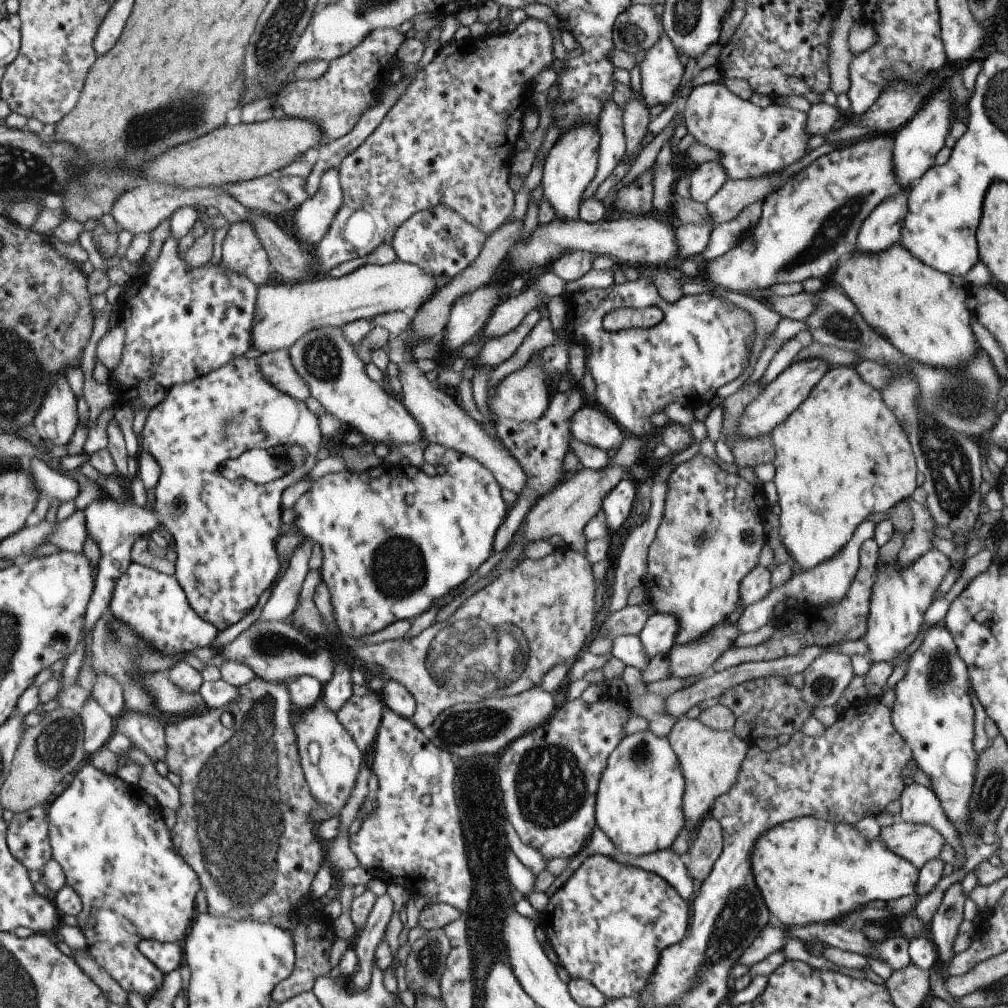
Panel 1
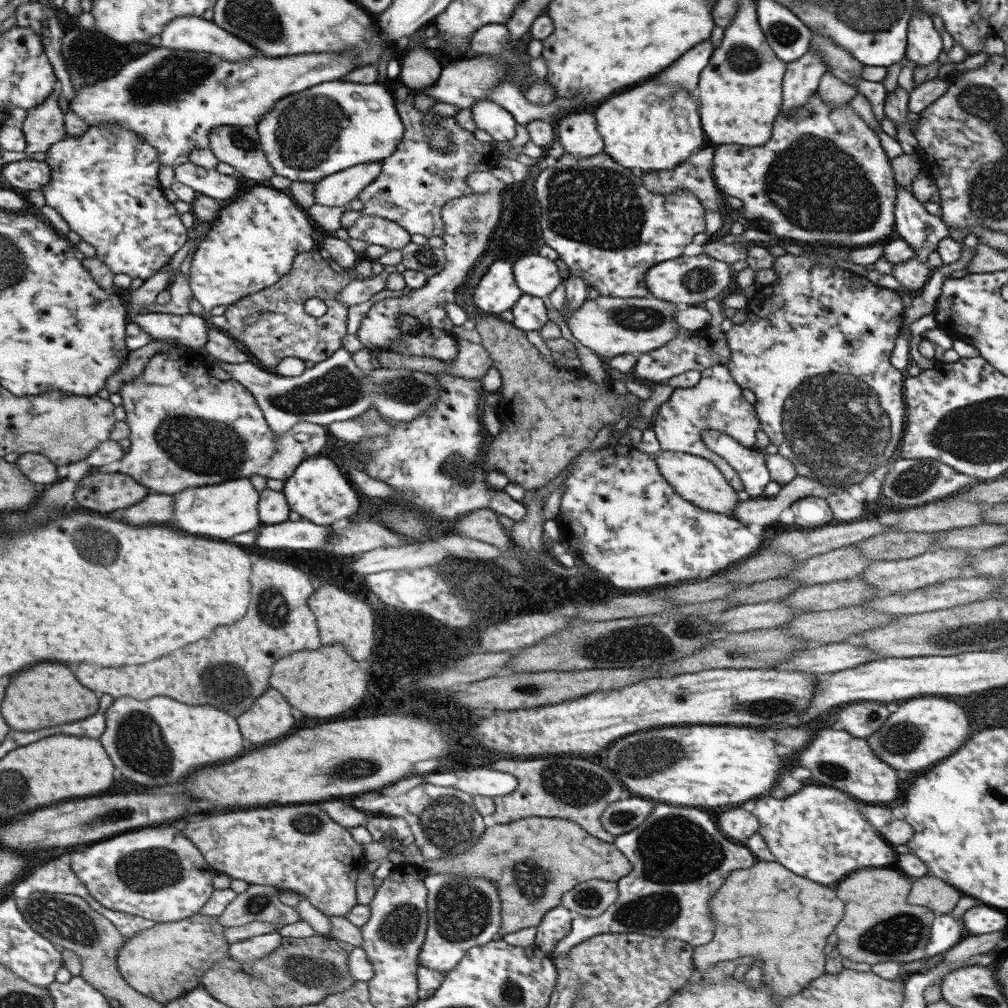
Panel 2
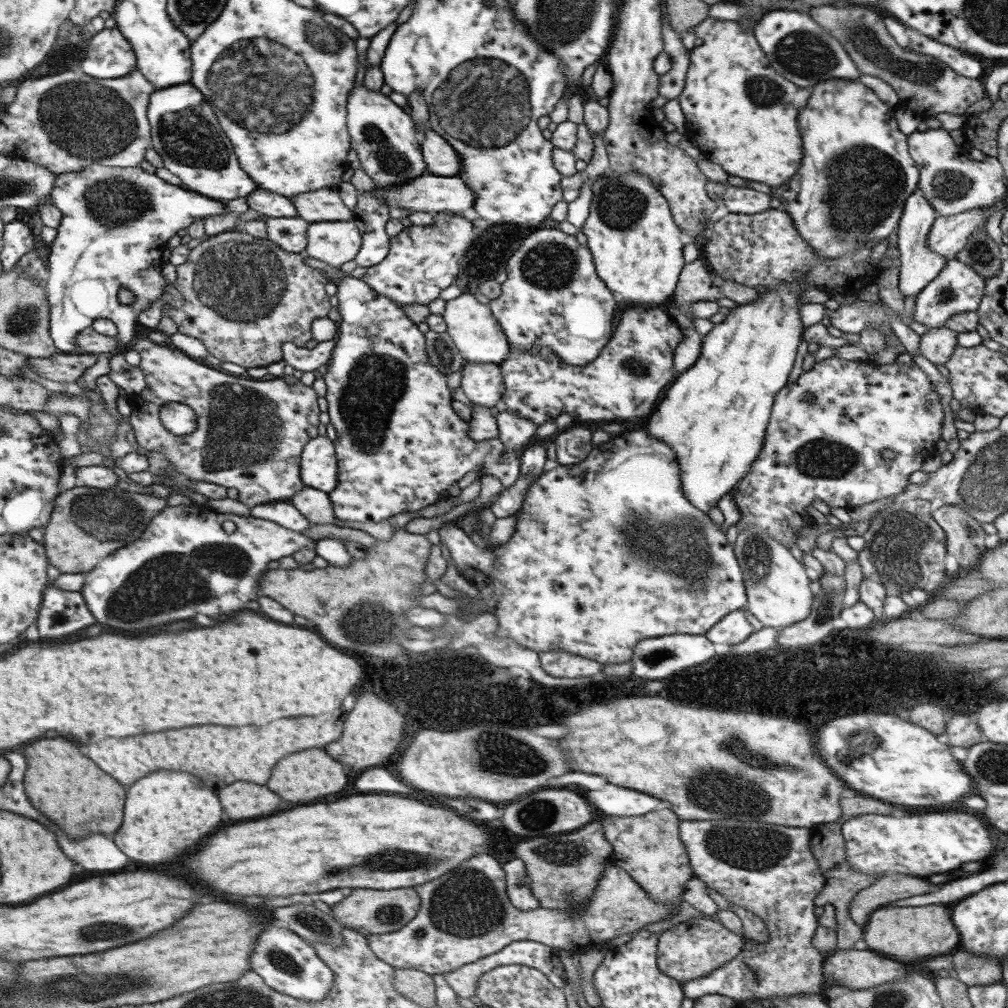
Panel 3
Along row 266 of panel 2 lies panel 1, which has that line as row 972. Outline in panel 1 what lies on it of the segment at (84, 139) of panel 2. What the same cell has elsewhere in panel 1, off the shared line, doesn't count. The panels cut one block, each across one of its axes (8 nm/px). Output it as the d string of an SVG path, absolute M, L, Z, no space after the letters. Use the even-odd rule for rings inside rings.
M86 764L80 768L72 779L71 784L65 788L55 799L50 802L49 810L46 813L46 821L48 828L48 839L50 853L53 860L62 868L64 881L79 896L82 902L82 909L77 918L77 927L82 932L86 940L85 948L89 954L97 961L97 964L108 972L113 980L119 983L119 986L126 992L135 991L141 995L146 1004L146 1000L155 992L155 989L161 984L163 973L158 971L152 962L149 962L139 949L137 943L140 940L149 938L160 943L178 943L183 941L184 936L188 932L188 928L192 923L193 917L197 913L195 904L195 895L200 886L198 885L198 876L189 868L189 865L172 849L172 840L170 839L169 830L165 827L162 817L162 807L149 794L146 793L138 784L129 785L115 774L105 774L93 765Z

